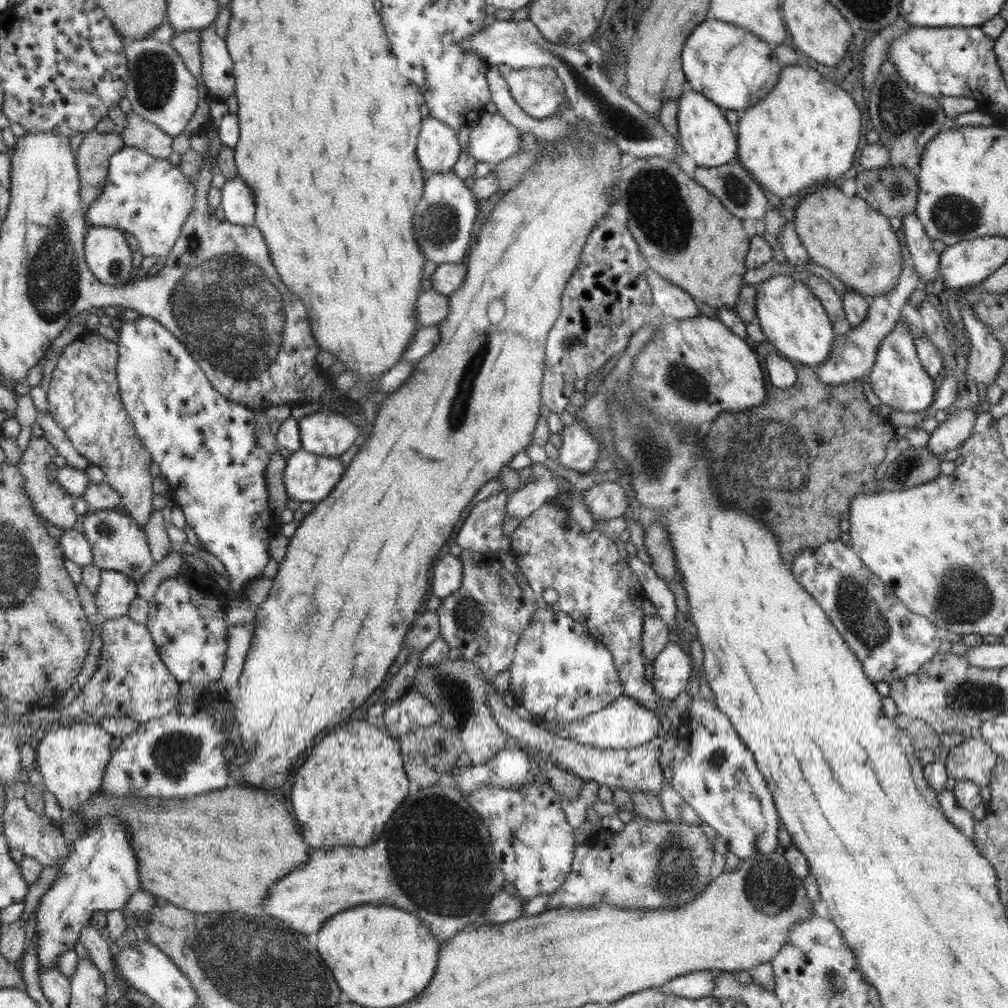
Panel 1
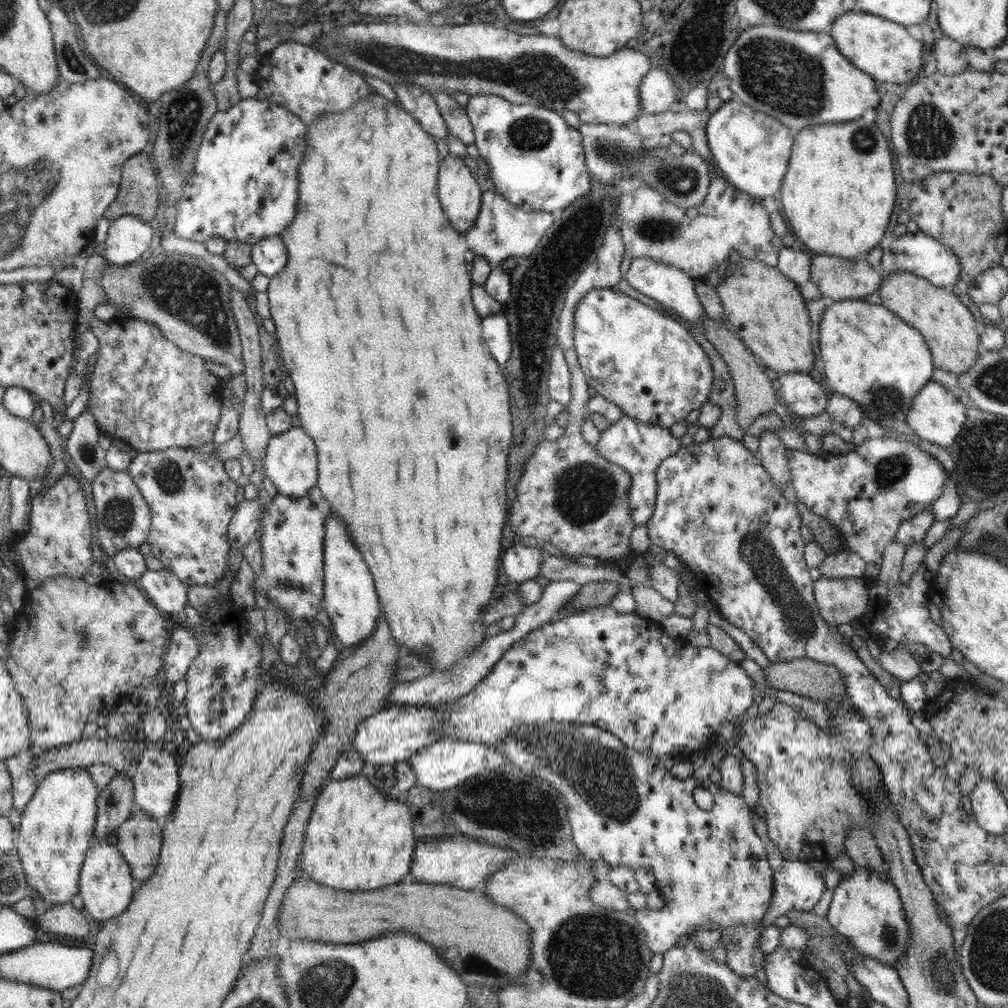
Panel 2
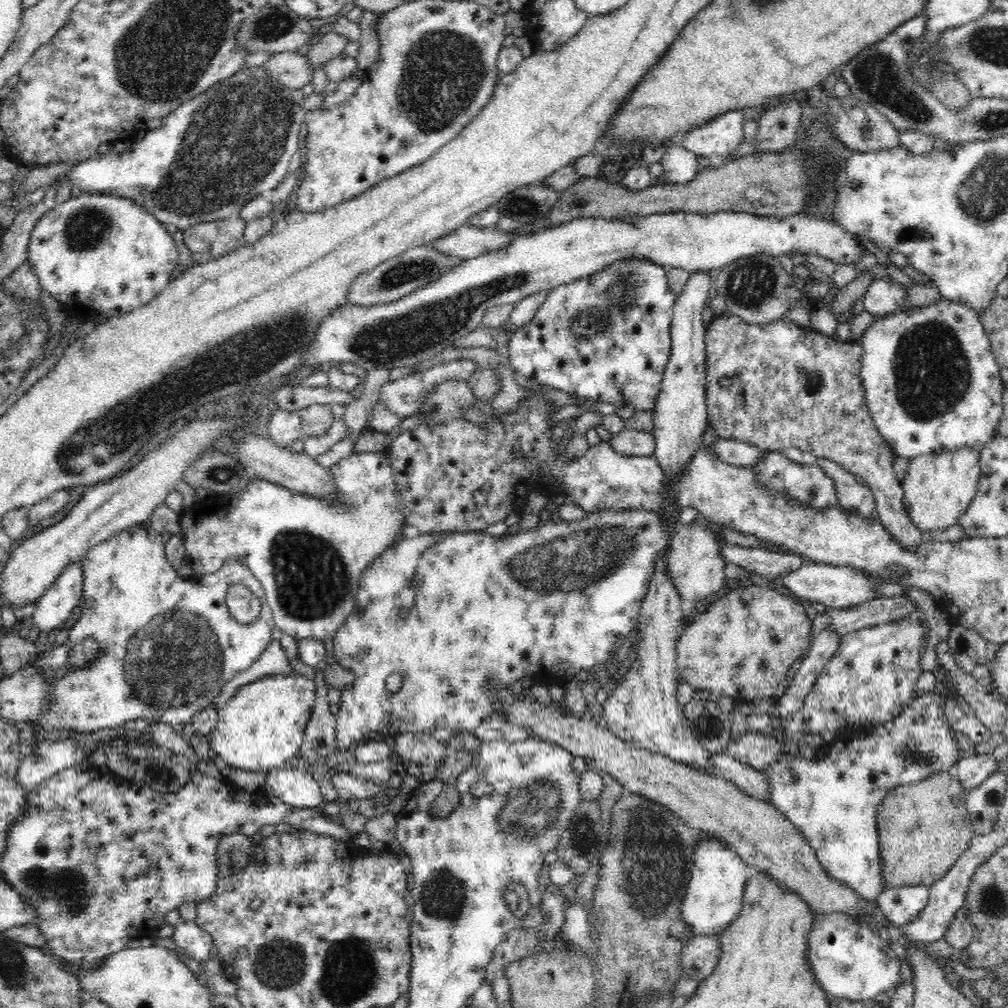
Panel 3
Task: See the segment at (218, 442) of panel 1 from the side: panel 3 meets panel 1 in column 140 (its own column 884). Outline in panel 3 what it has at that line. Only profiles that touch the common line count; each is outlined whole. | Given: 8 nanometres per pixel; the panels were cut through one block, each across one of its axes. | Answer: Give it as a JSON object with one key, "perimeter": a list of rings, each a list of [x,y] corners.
{"perimeter":[[[942,299],[937,304],[909,308],[874,321],[858,341],[863,348],[860,379],[868,410],[895,456],[913,459],[958,448],[982,450],[998,434],[1005,385],[981,316],[972,307]]]}

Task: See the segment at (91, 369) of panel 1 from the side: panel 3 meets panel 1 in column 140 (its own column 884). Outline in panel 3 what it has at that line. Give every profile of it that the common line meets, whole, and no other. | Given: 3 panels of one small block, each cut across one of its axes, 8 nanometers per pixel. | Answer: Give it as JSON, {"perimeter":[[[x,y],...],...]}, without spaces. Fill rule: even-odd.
{"perimeter":[[[725,312],[720,317],[716,317],[705,326],[705,343],[706,343],[706,404],[708,411],[708,424],[714,428],[716,434],[721,439],[738,440],[746,444],[756,445],[756,448],[764,451],[776,451],[783,453],[786,449],[796,447],[800,450],[813,453],[817,458],[828,458],[838,463],[842,468],[850,471],[861,481],[865,480],[867,486],[874,493],[876,502],[875,510],[879,513],[880,523],[891,533],[891,537],[903,546],[908,552],[914,552],[918,544],[923,540],[921,530],[910,521],[908,512],[903,509],[904,491],[900,481],[894,473],[894,451],[886,444],[886,441],[880,436],[880,432],[875,427],[872,417],[870,416],[868,405],[865,399],[864,387],[860,379],[861,358],[863,355],[862,345],[856,341],[837,341],[832,336],[820,334],[812,330],[809,326],[800,326],[792,321],[778,320],[768,324],[748,324],[741,320],[740,317]],[[727,378],[732,381],[732,385],[723,390],[719,386],[720,379]]]}

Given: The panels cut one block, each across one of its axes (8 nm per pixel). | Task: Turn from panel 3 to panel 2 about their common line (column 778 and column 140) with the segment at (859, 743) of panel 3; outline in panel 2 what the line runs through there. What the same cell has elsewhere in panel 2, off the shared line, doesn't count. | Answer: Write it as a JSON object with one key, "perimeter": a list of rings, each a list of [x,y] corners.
{"perimeter":[[[150,745],[143,756],[140,756],[137,769],[132,773],[136,808],[163,823],[174,810],[180,793],[179,766],[177,756],[169,748]]]}

